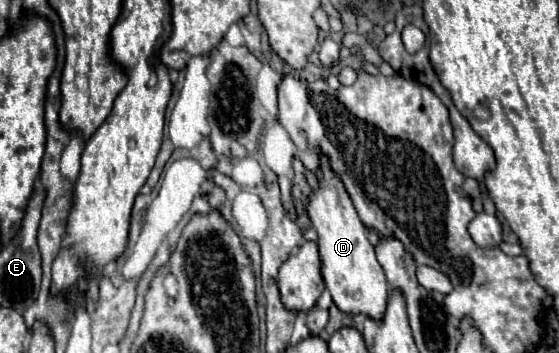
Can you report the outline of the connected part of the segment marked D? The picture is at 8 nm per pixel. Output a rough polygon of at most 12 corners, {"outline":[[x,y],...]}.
{"outline":[[329,157],[307,213],[335,305],[383,317],[389,285]]}

